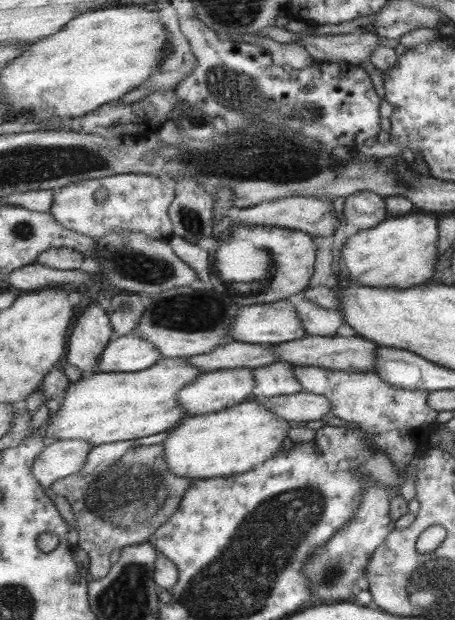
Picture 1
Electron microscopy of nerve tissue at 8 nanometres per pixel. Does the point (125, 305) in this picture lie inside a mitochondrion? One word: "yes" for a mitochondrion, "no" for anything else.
yes

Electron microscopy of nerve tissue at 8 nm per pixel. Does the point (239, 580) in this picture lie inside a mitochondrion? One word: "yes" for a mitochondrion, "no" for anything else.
yes

